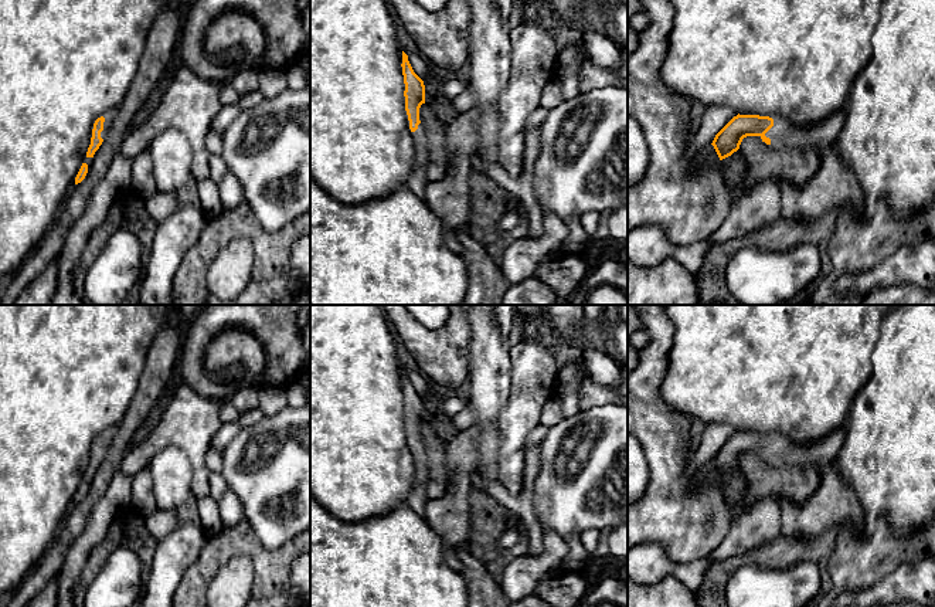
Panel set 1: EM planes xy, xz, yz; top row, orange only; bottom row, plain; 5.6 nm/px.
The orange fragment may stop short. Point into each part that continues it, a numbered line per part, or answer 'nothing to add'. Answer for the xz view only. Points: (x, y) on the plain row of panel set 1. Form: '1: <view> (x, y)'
1: xz (417, 498)

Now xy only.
1: xy (111, 431)

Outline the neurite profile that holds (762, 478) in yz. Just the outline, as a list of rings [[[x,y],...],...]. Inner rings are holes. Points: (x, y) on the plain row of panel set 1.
[[[747,454],[740,462],[747,481],[745,505],[775,495],[779,502],[793,501],[798,506],[817,491],[820,474],[815,467],[788,467],[766,462],[761,454]]]

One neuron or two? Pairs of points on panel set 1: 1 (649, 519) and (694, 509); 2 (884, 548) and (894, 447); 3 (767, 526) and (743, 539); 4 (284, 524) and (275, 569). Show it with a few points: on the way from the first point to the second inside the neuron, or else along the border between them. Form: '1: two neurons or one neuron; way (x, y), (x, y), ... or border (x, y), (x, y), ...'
1: one neuron; way (660, 516), (683, 515)
2: two neurons; border (920, 526), (897, 536), (880, 516), (862, 535)
3: one neuron; way (761, 526), (755, 526), (748, 533)
4: two neurons; border (252, 528), (267, 549), (276, 549), (295, 536)

